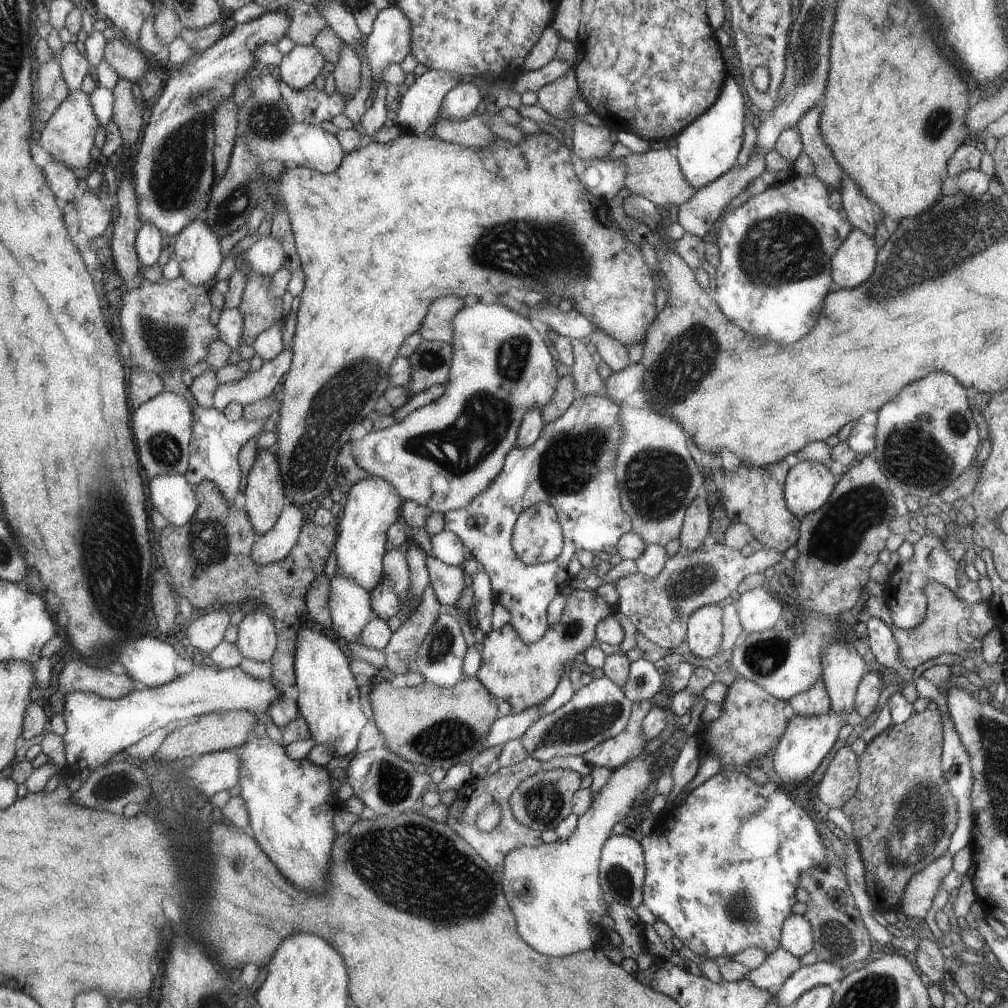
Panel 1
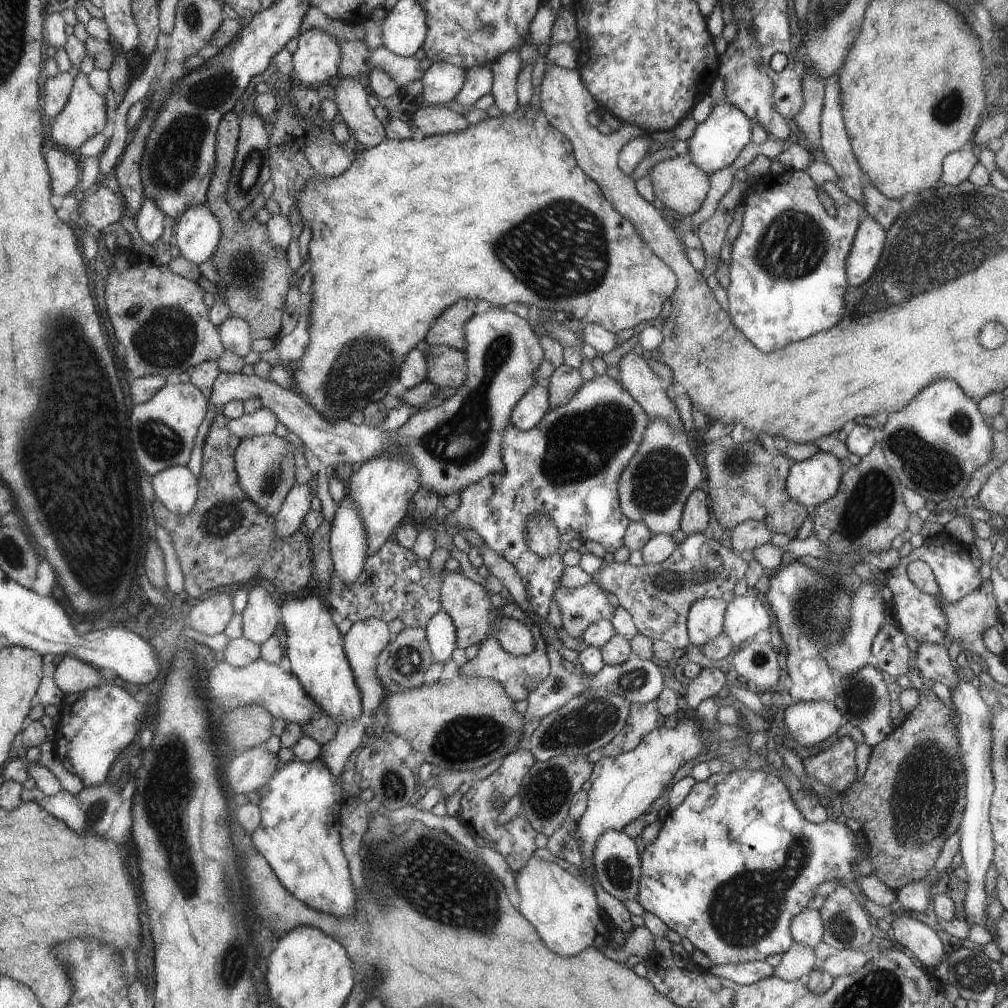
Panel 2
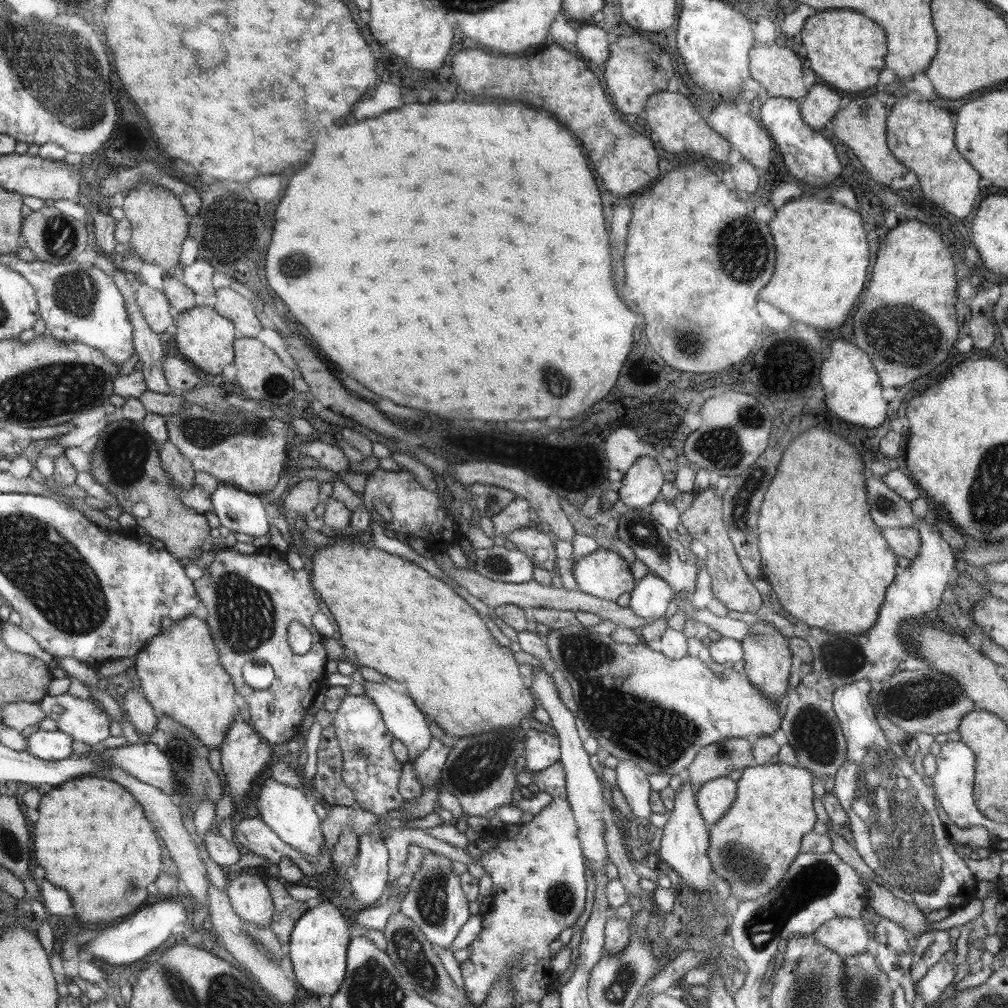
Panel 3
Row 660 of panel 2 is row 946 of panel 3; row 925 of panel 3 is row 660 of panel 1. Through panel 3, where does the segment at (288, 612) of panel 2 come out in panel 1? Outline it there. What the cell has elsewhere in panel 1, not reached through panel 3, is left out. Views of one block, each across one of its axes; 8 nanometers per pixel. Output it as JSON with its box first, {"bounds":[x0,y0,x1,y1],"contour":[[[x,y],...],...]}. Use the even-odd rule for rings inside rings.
{"bounds":[294,623,368,757],"contour":[[[310,623],[296,632],[294,668],[298,687],[299,714],[308,722],[312,739],[316,744],[334,744],[334,757],[346,756],[360,740],[360,732],[368,718],[360,710],[358,684],[350,670],[350,662],[344,652],[324,634],[310,630]]]}

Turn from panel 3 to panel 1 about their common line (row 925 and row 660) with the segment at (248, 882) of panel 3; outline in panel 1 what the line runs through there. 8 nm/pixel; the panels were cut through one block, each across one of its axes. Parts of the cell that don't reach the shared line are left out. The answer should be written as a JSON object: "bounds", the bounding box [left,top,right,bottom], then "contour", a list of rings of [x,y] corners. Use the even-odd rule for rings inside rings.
{"bounds":[236,609,277,662],"contour":[[[263,609],[251,610],[238,625],[236,646],[244,659],[266,662],[277,650],[277,627]]]}

